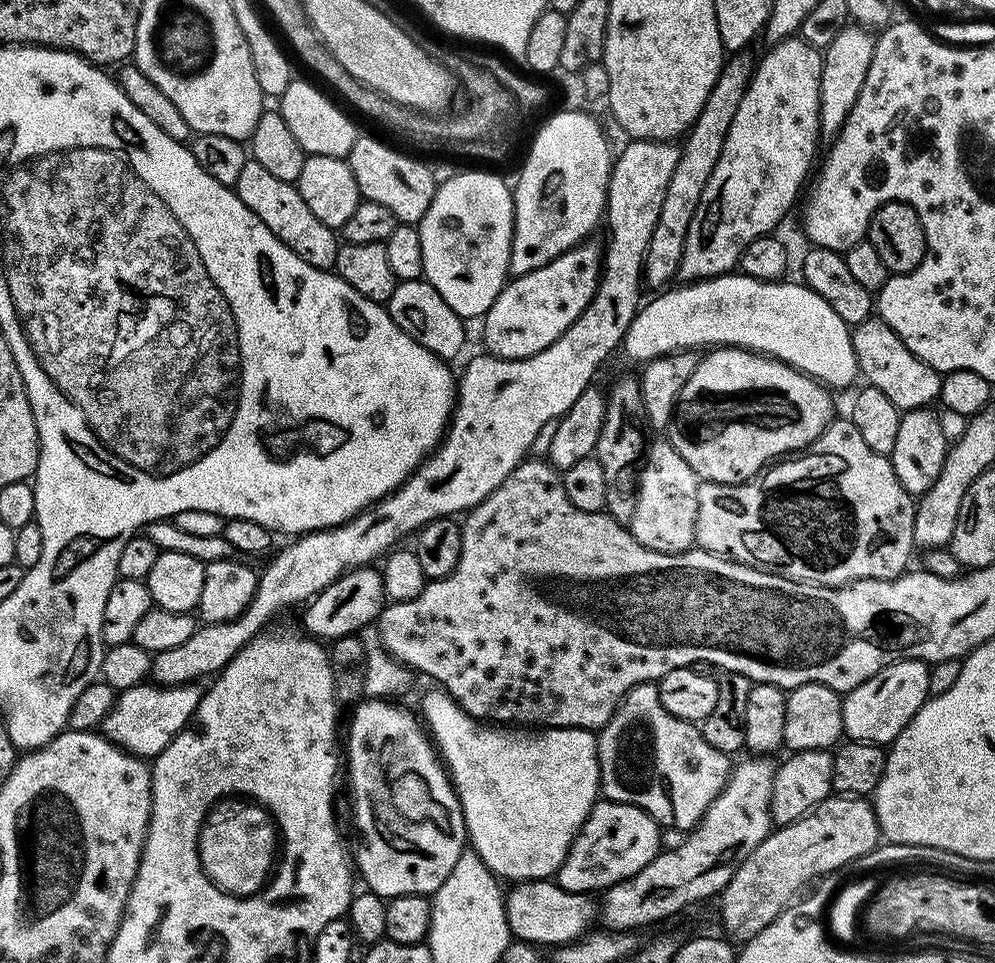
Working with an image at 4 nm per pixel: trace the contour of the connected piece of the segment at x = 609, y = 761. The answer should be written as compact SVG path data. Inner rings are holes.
M655 683L639 684L624 695L608 723L599 729L596 757L600 763L600 792L619 804L637 804L665 829L695 828L714 798L718 798L720 791L727 786L730 775L729 753L714 750L695 723L671 716L666 706L662 706L660 690Z

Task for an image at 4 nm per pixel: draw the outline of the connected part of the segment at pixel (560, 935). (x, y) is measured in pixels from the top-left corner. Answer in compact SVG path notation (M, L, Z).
M551 879L520 882L515 887L512 893L507 893L504 908L508 912L508 929L517 941L533 946L559 946L571 944L589 931L588 923L594 920L594 904L587 895L568 892Z

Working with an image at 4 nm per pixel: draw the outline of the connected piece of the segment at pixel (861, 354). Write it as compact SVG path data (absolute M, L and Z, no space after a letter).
M869 318L851 329L852 345L856 355L856 367L861 377L865 376L871 387L882 390L890 402L900 409L901 413L915 408L926 408L935 405L940 398L941 373L935 372L926 362L922 362L890 330L883 318Z

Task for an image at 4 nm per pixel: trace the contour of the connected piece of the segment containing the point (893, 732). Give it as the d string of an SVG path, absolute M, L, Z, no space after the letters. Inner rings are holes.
M896 660L880 668L878 674L866 678L866 682L854 686L854 690L843 693L844 736L858 744L891 745L929 699L929 671L929 665L923 660Z

